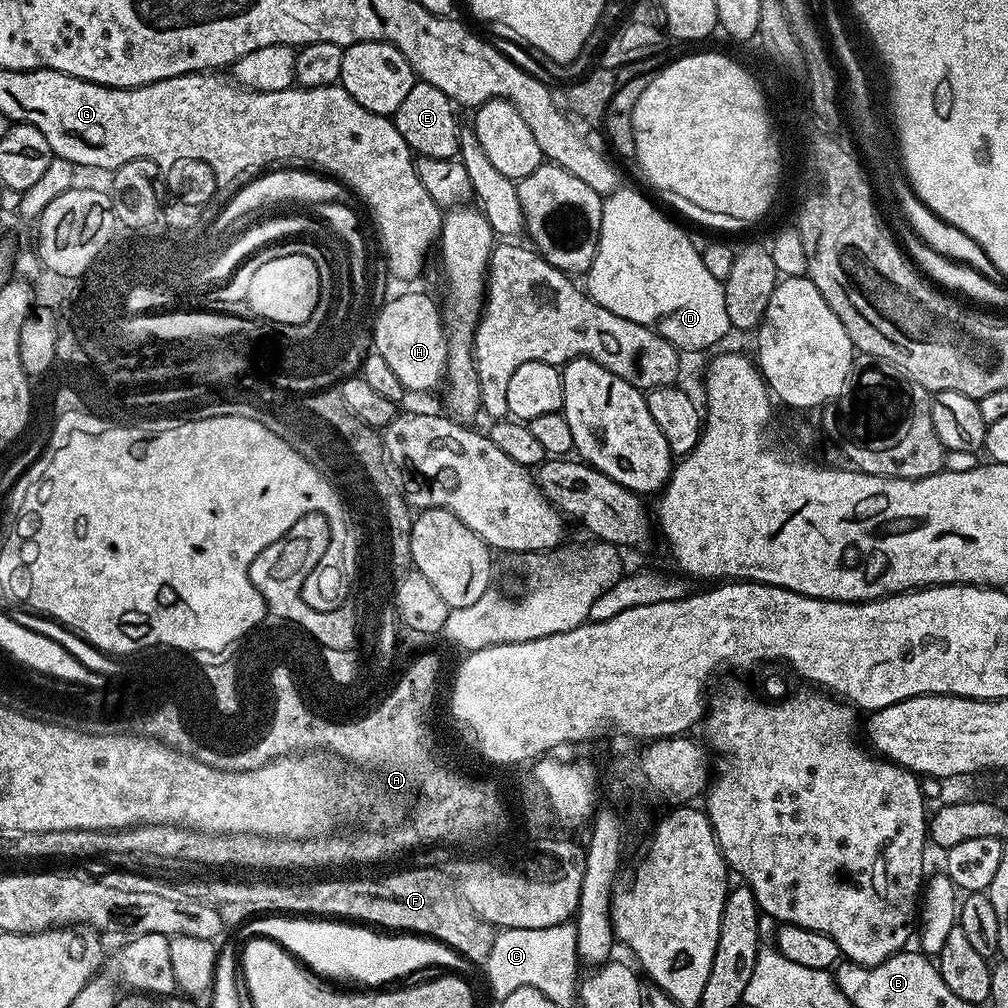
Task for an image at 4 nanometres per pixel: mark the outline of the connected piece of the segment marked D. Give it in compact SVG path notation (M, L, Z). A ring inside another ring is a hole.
M620 186L616 191L605 195L603 201L604 209L602 210L602 226L600 227L600 237L598 238L598 254L594 254L594 262L586 274L586 280L588 280L586 291L592 300L598 302L598 306L606 306L606 310L610 310L610 314L618 314L618 318L630 318L630 322L638 322L654 329L658 334L662 334L662 338L666 338L671 344L675 344L681 350L708 348L711 344L718 343L727 332L730 332L732 324L730 318L727 317L723 283L718 278L714 278L714 274L710 274L710 270L706 270L706 265L700 257L701 249L698 244L696 248L695 242L674 221L667 220L642 193L635 192L632 188Z

